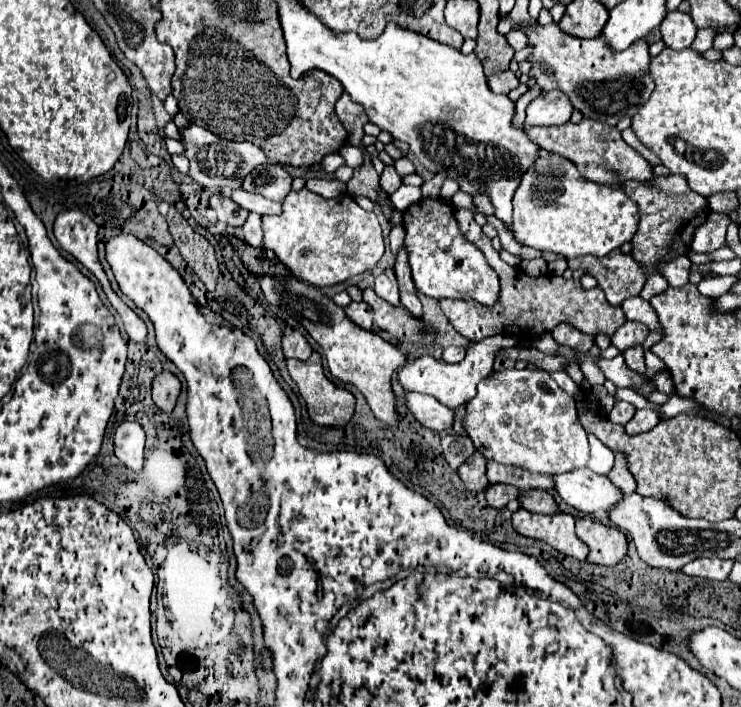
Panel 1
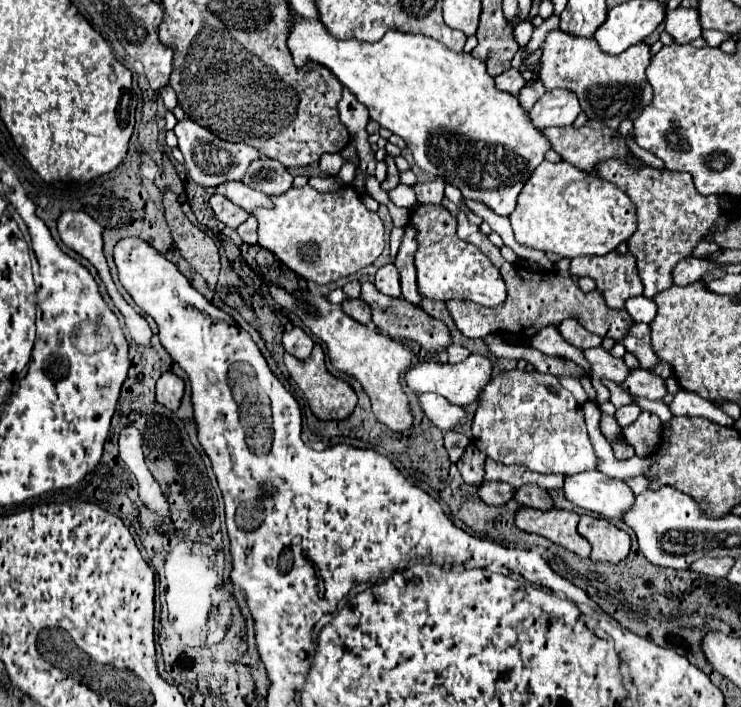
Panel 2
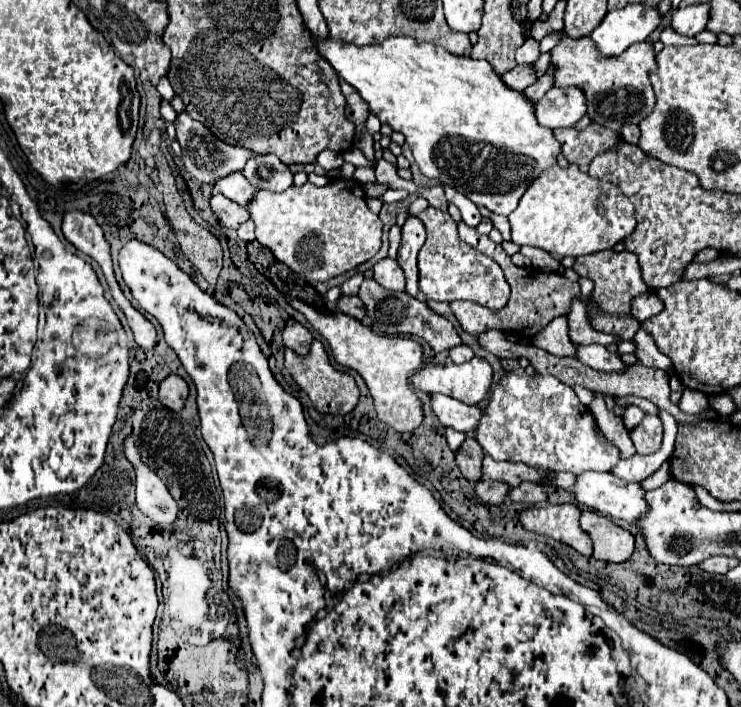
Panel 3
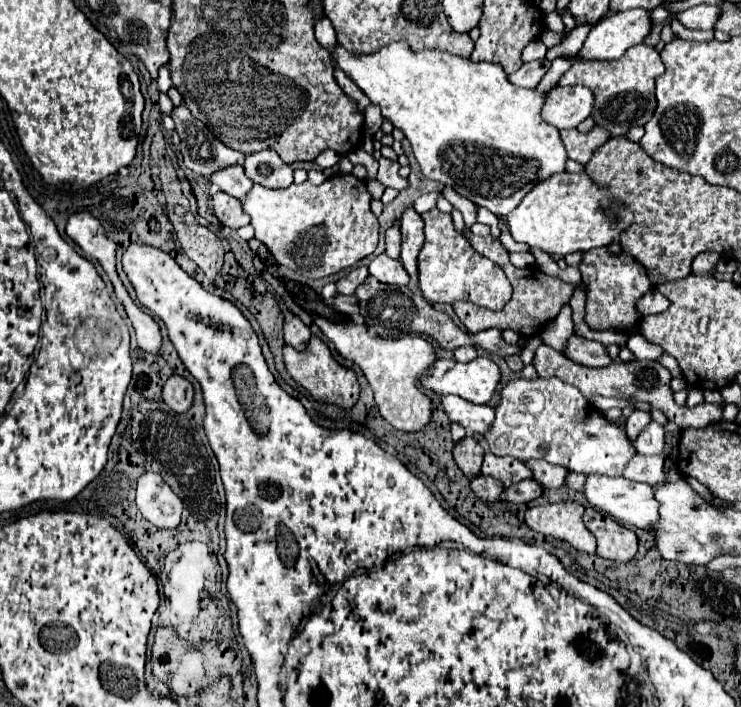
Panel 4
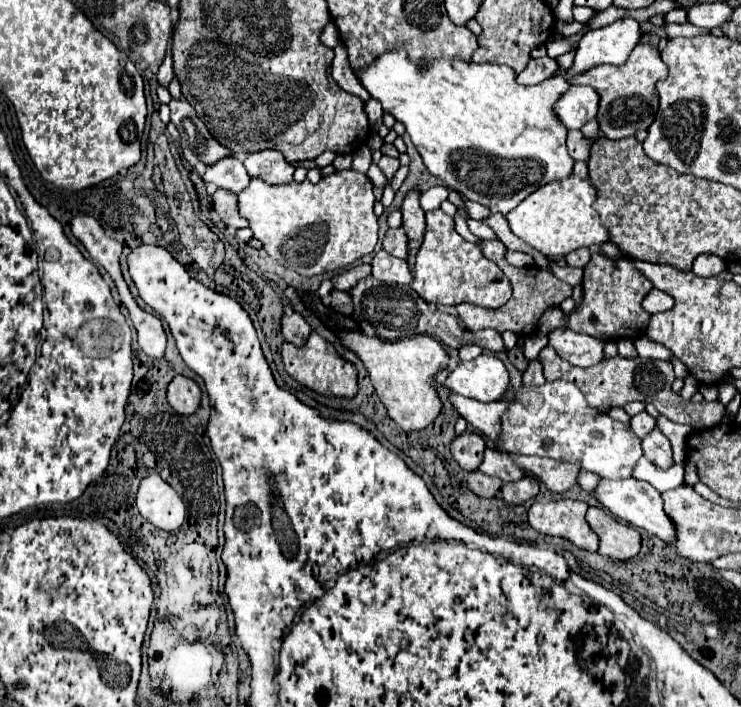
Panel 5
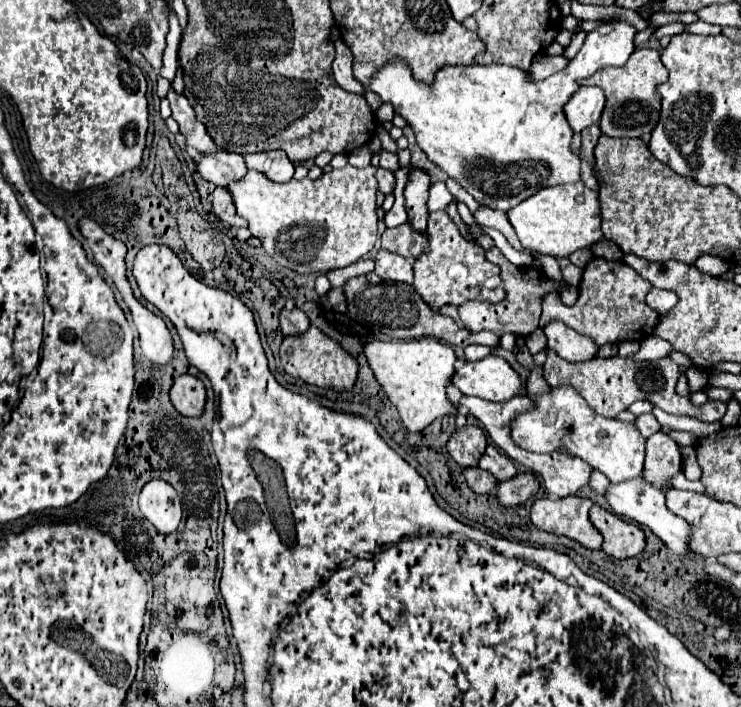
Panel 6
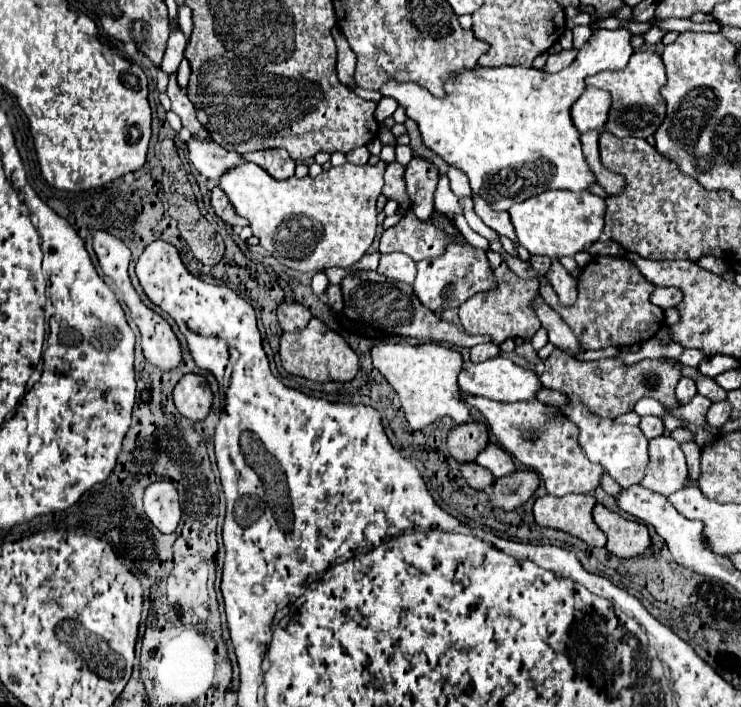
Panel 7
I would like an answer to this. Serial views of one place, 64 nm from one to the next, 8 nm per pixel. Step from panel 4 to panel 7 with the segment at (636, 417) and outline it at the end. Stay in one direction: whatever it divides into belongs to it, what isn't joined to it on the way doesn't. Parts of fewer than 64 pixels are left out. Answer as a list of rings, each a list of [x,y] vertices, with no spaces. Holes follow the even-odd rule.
[[[644,416],[640,420],[640,430],[650,440],[650,438],[656,438],[656,436],[664,434],[664,424],[662,424],[662,420],[658,416]]]

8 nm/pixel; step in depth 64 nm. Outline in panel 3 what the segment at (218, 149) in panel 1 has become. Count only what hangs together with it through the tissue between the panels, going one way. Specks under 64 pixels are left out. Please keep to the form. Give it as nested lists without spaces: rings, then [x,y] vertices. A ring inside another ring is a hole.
[[[186,112],[178,114],[176,118],[176,134],[178,134],[178,142],[182,146],[182,162],[186,166],[186,170],[192,174],[192,178],[196,178],[198,182],[204,184],[214,184],[216,180],[234,174],[234,172],[242,172],[244,164],[250,160],[252,152],[248,148],[240,148],[240,146],[230,146],[222,140],[218,140],[204,124],[192,120]]]

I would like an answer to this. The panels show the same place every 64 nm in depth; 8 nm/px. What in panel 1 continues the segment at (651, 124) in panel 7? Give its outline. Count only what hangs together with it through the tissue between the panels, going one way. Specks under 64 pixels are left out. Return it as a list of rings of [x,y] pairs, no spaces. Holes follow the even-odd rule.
[[[522,22],[516,24],[514,30],[522,30],[528,36],[528,44],[534,48],[526,58],[532,64],[530,78],[534,78],[542,90],[558,88],[564,92],[572,106],[586,118],[616,126],[620,118],[634,116],[640,110],[640,104],[652,94],[654,82],[648,72],[650,54],[646,40],[636,40],[626,50],[616,52],[606,44],[604,36],[590,40],[574,38],[564,34],[554,22],[548,26],[530,26]]]

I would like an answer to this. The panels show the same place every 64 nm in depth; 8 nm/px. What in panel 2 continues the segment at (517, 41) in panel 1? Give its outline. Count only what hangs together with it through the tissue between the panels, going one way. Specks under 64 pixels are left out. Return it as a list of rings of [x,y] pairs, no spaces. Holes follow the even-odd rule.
[[[529,17],[528,20],[518,24],[514,28],[514,38],[519,47],[524,47],[531,39],[534,30],[531,20],[532,17]]]

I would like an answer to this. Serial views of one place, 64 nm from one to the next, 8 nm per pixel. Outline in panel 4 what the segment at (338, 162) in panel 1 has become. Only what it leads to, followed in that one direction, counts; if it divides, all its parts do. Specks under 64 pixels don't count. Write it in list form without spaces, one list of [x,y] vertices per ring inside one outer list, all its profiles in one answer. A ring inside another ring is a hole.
[[[324,150],[318,158],[316,158],[316,164],[324,170],[324,168],[332,168],[332,166],[336,166],[338,162],[340,162],[340,154],[338,152],[334,152],[334,150]]]

